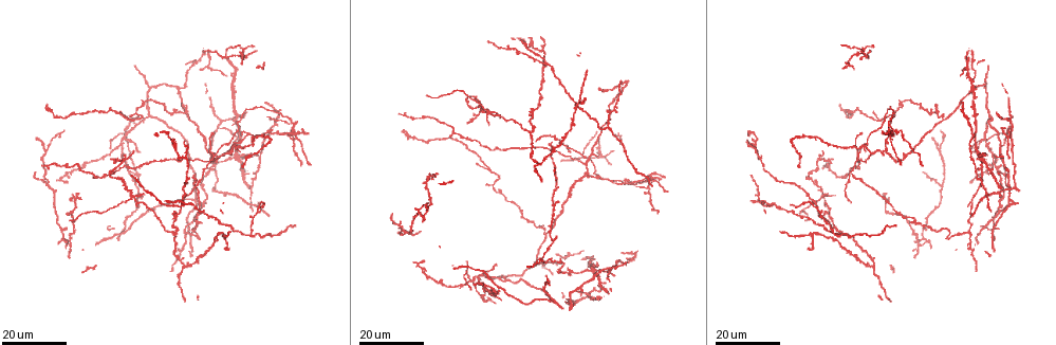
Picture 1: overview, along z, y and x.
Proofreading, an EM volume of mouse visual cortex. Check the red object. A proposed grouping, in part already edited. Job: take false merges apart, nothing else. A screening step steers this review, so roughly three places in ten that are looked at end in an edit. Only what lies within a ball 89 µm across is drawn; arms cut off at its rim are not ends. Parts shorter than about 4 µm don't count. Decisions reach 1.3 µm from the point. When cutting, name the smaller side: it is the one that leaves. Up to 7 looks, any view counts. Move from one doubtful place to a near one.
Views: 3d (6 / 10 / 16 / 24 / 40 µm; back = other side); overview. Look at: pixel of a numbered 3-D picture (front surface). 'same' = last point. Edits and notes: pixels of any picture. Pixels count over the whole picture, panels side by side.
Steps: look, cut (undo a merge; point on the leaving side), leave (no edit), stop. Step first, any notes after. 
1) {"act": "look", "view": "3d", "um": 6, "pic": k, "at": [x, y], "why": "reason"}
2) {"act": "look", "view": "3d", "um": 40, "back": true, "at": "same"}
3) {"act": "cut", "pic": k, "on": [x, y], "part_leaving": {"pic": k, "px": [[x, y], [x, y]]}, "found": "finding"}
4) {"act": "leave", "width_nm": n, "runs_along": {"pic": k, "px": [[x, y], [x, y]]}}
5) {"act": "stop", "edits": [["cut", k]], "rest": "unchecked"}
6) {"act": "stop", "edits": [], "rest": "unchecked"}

{"act": "look", "view": "3d", "um": 24, "pic": 1, "at": [885, 148], "why": "three arms meet"}

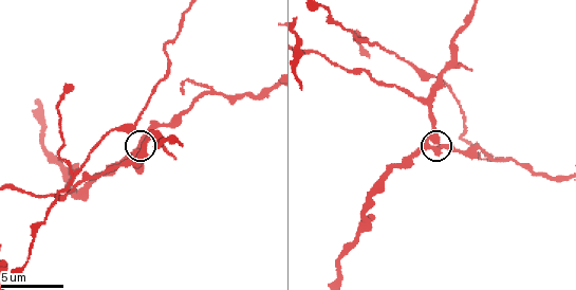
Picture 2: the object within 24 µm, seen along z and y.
{"act": "look", "view": "3d", "um": 10, "pic": 2, "at": [429, 145]}

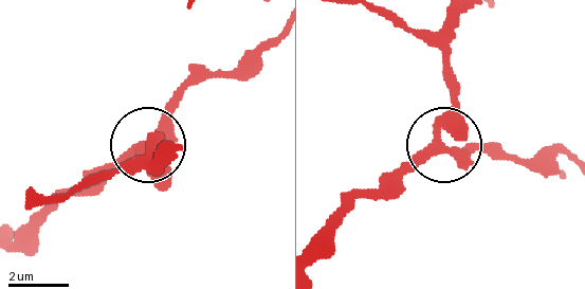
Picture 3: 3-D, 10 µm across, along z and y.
{"act": "leave", "width_nm": 310, "runs_along": {"pic": 3, "px": [[402, 181], [438, 154], [453, 79]]}, "found": "one neuron here"}

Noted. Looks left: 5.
{"act": "look", "view": "3d", "um": 16, "pic": 1, "at": [578, 99], "why": "four arms meet"}

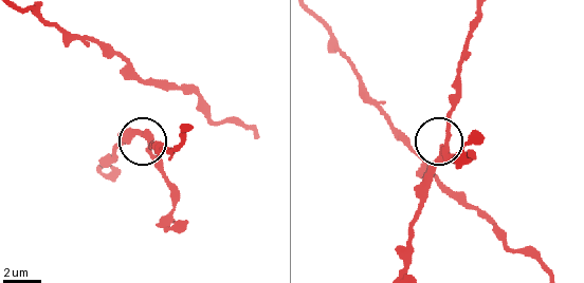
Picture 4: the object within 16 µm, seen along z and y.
{"act": "look", "view": "3d", "um": 6, "pic": 4, "at": [445, 151]}

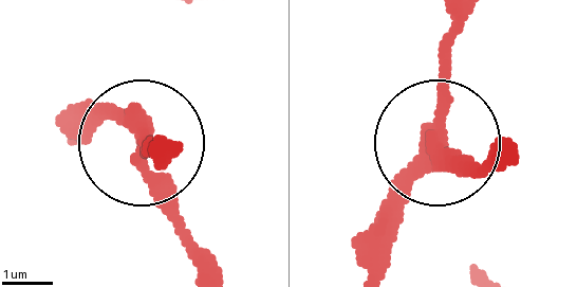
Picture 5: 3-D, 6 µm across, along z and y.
{"act": "leave", "arms": 4, "runs_along": {"pic": 5, "px": [[374, 273], [383, 211], [436, 147], [453, 160], [508, 160]]}, "found": "continuous, no second neuron"}

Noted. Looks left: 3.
{"act": "look", "view": "3d", "um": 24, "pic": 1, "at": [130, 171], "why": "arms part here"}

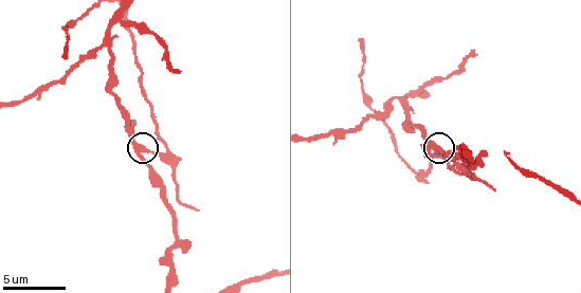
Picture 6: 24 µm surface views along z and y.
{"act": "look", "view": "3d", "um": 6, "pic": 6, "at": [144, 149]}

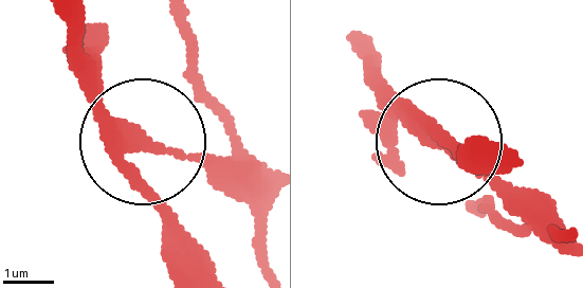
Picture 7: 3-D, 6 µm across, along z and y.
{"act": "leave", "runs_along": {"pic": 7, "px": [[353, 51], [534, 232]]}, "found": "continuous, no second neuron"}

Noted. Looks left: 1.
{"act": "stop", "edits": [], "rest": "unchecked"}

